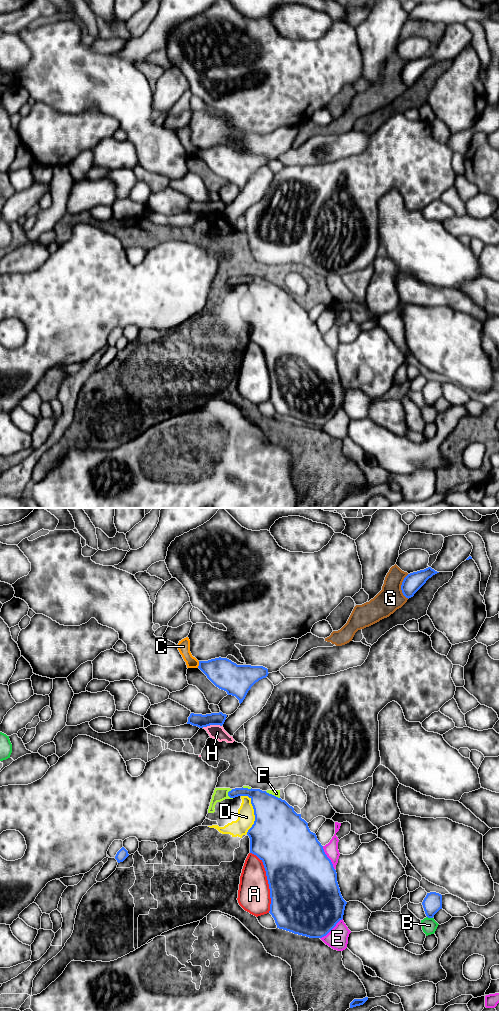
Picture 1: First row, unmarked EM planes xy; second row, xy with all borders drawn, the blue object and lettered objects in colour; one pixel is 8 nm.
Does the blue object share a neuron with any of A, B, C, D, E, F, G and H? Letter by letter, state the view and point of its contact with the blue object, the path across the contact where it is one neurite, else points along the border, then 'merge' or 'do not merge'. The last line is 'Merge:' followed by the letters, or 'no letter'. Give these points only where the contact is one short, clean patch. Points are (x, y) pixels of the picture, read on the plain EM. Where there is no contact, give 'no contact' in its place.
A: contact xy (268, 369); do not merge
B: contact xy (430, 405); do not merge
C: contact xy (199, 152); do not merge
D: contact xy (254, 300); do not merge
E: contact xy (331, 417); do not merge
F: contact xy (271, 282); do not merge
G: contact xy (401, 74); do not merge
H: contact xy (211, 212); border xy (221, 213), (202, 215); do not merge
Merge: no letter

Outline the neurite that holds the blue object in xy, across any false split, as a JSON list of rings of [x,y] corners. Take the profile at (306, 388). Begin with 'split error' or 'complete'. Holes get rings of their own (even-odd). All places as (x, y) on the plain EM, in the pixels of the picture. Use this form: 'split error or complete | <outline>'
complete | [[[235,276],[228,280],[230,286],[248,284],[254,297],[255,309],[248,318],[250,341],[262,350],[270,377],[270,399],[277,416],[309,426],[326,424],[343,407],[347,390],[343,387],[337,370],[337,361],[308,311],[285,288],[260,277]]]

